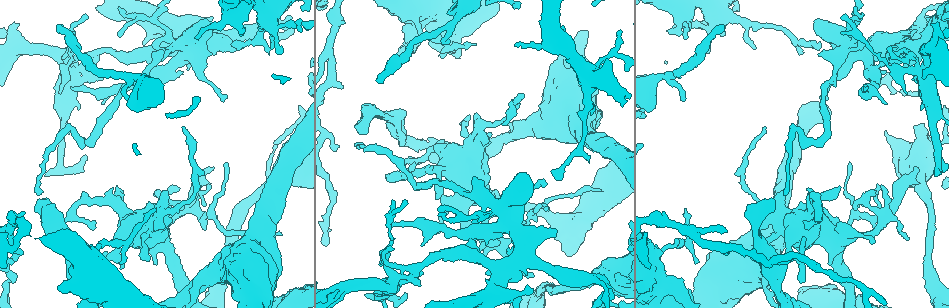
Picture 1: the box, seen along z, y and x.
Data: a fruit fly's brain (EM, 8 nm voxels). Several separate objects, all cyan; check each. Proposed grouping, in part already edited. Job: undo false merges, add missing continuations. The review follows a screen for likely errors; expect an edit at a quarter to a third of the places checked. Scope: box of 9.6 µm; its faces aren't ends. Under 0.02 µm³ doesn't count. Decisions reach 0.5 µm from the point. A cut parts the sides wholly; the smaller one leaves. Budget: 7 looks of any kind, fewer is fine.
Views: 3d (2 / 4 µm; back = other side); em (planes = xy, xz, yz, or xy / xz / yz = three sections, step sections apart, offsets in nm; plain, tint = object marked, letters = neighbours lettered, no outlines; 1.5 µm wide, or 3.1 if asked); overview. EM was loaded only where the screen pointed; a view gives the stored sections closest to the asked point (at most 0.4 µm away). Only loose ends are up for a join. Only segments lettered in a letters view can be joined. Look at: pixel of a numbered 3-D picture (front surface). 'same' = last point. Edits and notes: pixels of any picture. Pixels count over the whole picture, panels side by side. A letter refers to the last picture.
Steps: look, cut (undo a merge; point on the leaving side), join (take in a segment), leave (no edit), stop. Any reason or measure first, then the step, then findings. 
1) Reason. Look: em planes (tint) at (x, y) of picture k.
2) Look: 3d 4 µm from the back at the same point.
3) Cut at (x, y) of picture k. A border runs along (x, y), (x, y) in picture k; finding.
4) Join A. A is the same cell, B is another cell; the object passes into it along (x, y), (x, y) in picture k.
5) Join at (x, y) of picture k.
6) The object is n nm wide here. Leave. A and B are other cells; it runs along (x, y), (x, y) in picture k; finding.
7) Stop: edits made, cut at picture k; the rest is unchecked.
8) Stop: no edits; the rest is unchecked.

Thin end. Look: em planes (letters) at (279, 53) of picture 1.

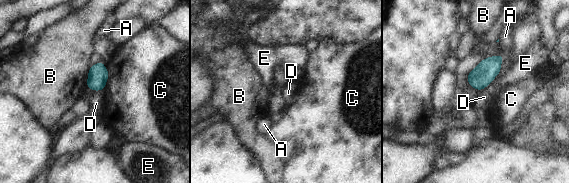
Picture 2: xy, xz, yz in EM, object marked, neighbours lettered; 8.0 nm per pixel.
The longest contact is with D, 320 nm. Leave. A, B, C, D and E are other cells; a border runs along (502, 59), (499, 73), (478, 91) in picture 2; none of them fits.

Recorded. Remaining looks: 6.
Tapers out. Look: 3d 4 µm at (800, 52) of picture 1.

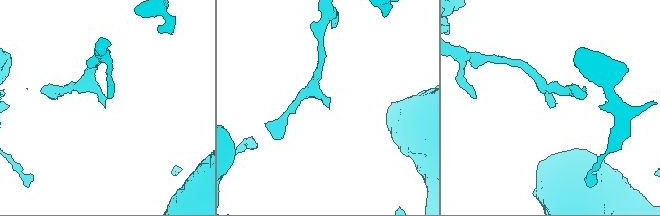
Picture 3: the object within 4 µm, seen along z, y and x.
Look: em planes (letters) at (329, 106) of picture 3.

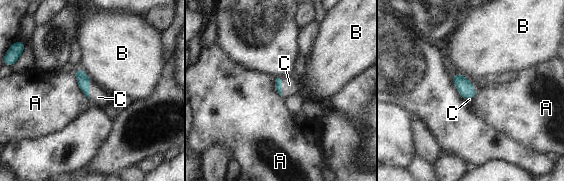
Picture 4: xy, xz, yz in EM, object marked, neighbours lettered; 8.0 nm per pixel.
Join C. C is the same cell, A and B are other cells; the object passes into it along (278, 79), (281, 86), (289, 84) in picture 4; the cell continues.

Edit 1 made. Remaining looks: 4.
Look: 3d 4 µm at (147, 257) of picture 1.

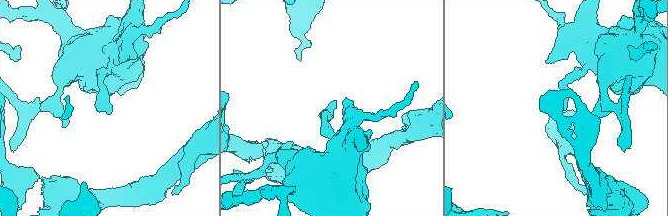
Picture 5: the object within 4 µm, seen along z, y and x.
Look: em xy step 4 (letters) at (109, 111) of picture 5.

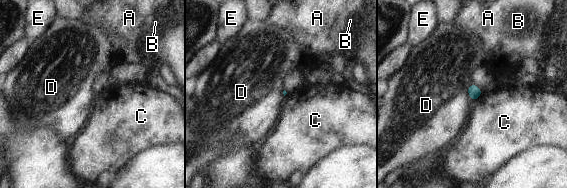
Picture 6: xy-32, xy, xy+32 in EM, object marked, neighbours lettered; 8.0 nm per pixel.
The longest contact is with D, 150 nm. Leave. A, B, C, D and E are other cells; a border runs along (471, 83), (468, 95), (473, 101) in picture 6; none of them fits.

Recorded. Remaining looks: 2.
Stop: edits made, join at picture 4; the rest is unchecked.

